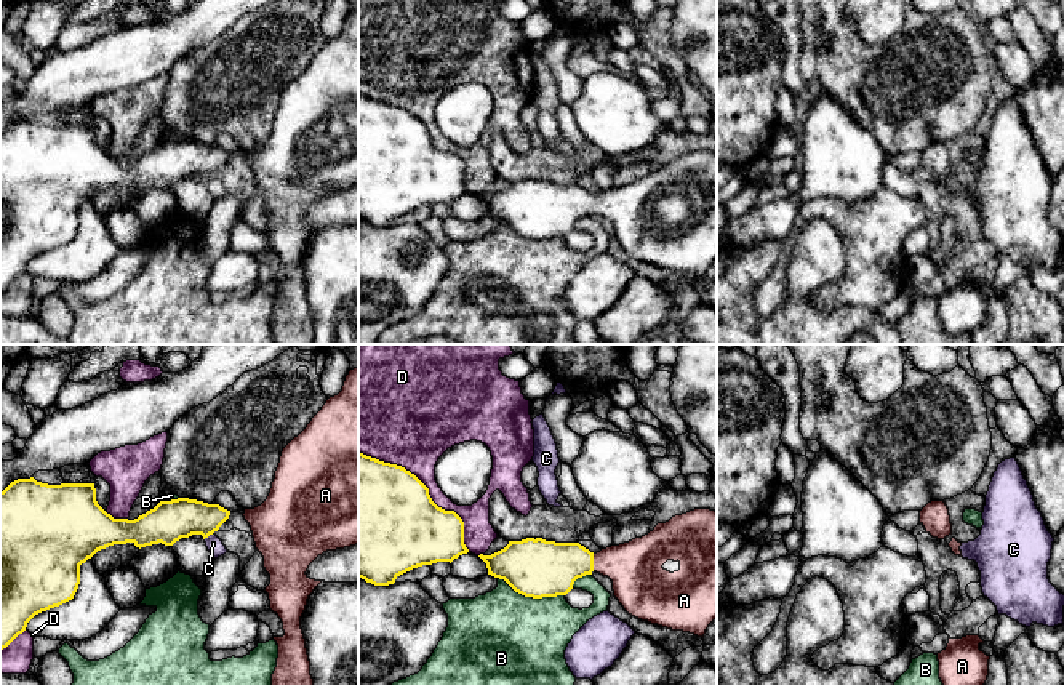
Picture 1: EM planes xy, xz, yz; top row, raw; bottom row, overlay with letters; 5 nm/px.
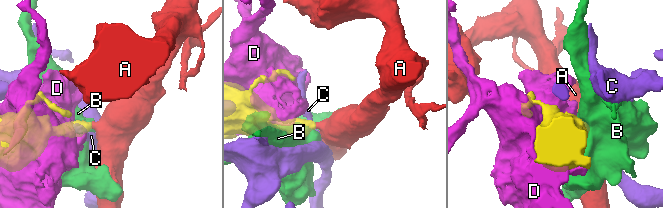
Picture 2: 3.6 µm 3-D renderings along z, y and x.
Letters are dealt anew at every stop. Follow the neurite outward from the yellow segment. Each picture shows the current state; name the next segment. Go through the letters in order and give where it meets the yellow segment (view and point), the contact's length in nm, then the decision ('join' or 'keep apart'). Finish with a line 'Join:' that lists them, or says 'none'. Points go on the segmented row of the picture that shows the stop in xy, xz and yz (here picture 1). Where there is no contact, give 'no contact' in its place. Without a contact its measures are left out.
A: xz (592, 562) | 90 nm | join
B: xz (532, 596) | 340 nm | keep apart
C: xy (207, 536) | 50 nm | keep apart
D: xz (428, 490) | 750 nm | keep apart
Join: A

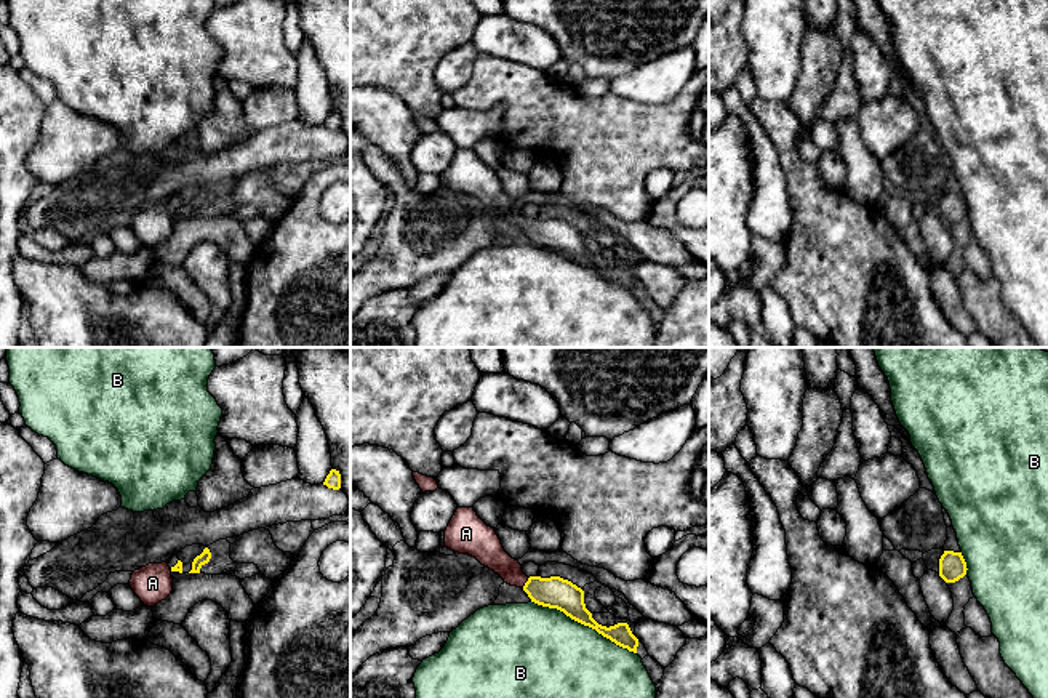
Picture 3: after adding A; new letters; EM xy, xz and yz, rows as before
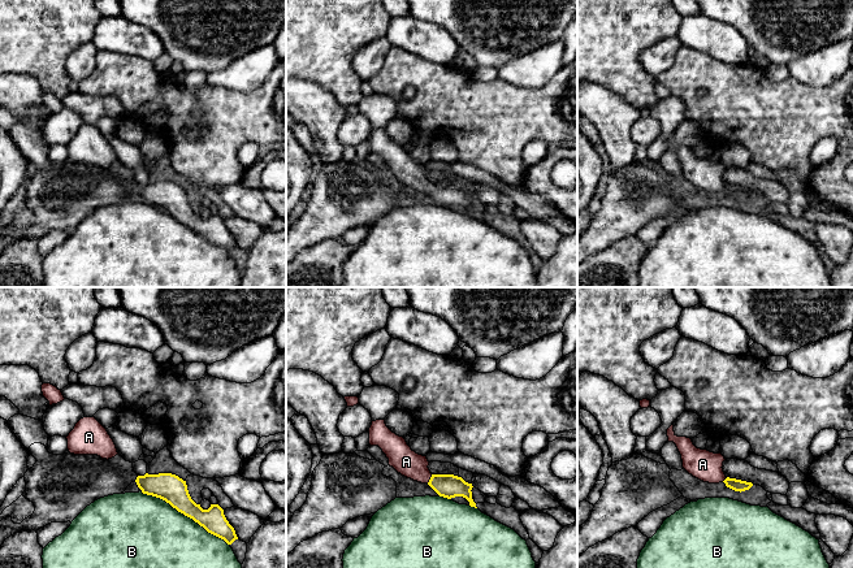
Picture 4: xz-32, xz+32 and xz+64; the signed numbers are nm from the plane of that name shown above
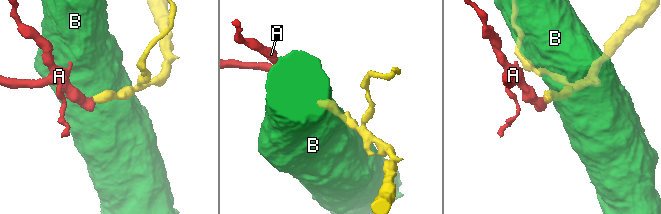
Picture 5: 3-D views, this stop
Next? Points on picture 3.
A: xz (525, 583) | 70 nm | join
B: xz (584, 625) | 600 nm | keep apart
Join: A

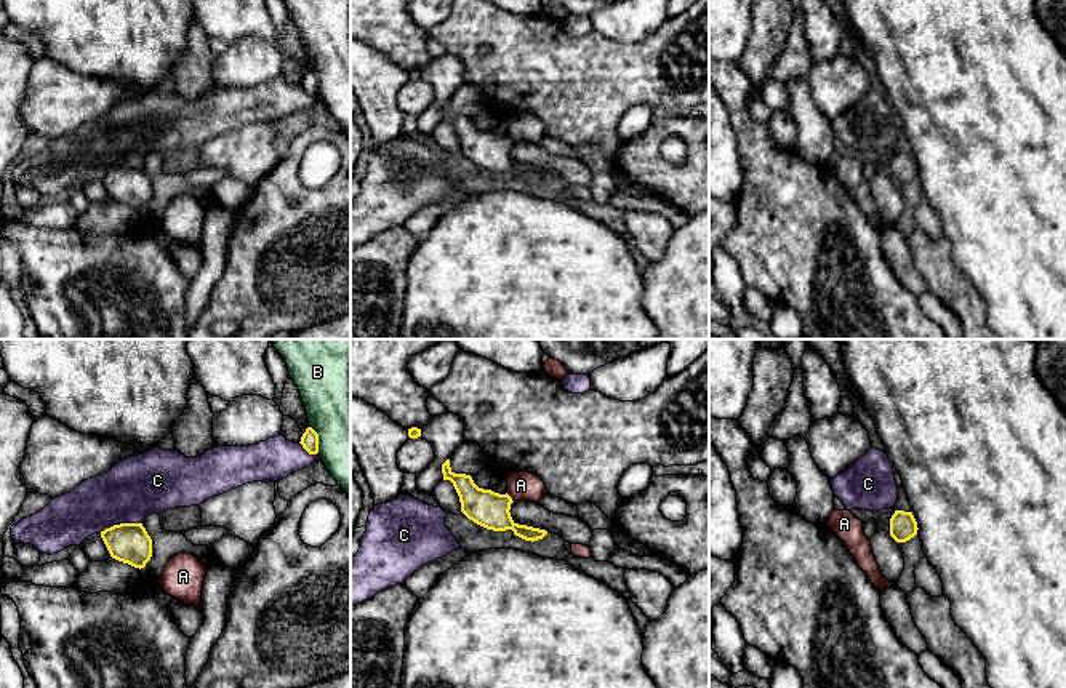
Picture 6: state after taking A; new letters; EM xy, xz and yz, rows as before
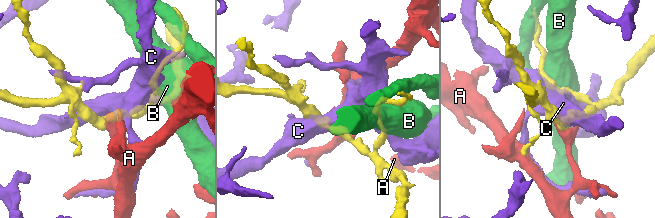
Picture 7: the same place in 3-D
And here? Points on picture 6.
A: xz (508, 495) | 50 nm | keep apart
B: xy (317, 439) | 140 nm | keep apart
C: xy (120, 524) | 220 nm | keep apart
Join: none

